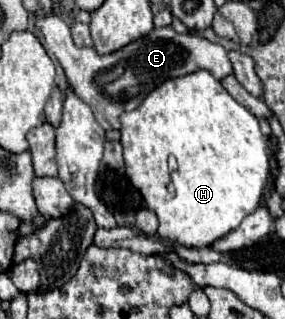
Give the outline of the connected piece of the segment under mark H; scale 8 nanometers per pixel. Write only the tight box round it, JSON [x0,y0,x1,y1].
[121,69,269,247]

